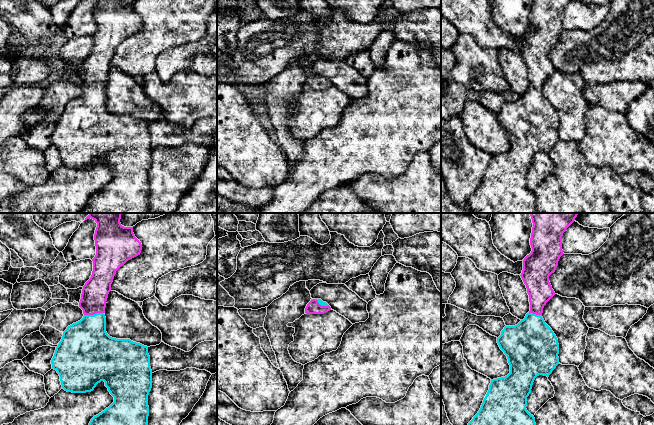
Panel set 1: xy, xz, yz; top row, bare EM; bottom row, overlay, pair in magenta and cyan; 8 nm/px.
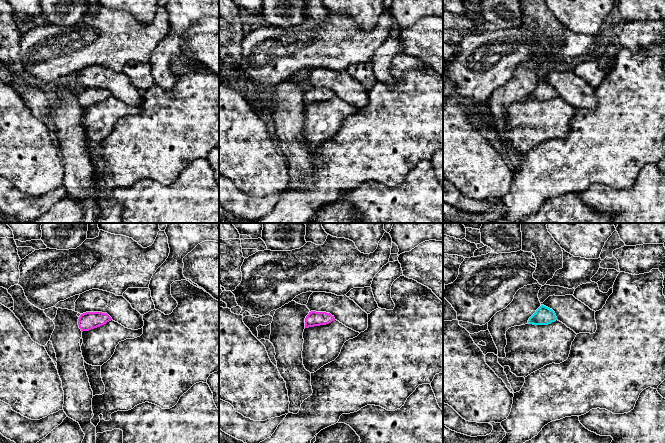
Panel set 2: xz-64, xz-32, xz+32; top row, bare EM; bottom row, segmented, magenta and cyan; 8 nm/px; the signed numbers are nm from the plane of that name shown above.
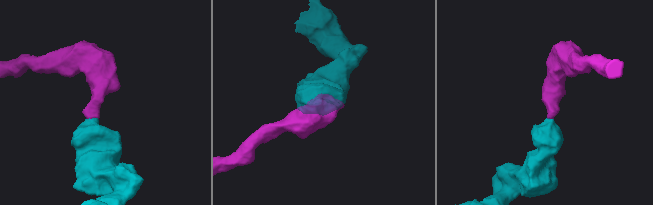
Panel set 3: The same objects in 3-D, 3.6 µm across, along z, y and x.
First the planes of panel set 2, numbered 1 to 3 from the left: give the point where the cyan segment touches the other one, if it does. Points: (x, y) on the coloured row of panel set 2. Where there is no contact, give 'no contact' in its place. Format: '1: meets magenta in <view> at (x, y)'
1: no contact
2: no contact
3: no contact

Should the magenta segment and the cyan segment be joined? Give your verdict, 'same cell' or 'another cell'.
same cell

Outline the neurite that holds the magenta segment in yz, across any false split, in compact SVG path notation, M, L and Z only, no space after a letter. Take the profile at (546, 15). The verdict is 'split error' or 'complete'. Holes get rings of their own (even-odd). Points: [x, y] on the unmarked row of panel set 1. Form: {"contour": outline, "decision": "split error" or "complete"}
{"contour": "M533 0L530 14L532 27L523 36L521 54L526 61L529 71L530 87L525 94L515 102L505 102L497 114L500 125L507 132L510 149L501 154L491 156L489 166L483 176L480 186L468 199L468 206L473 213L539 213L537 210L535 194L527 185L527 173L531 169L535 154L539 151L549 153L559 140L558 115L552 105L545 99L542 89L546 79L555 71L549 58L549 52L555 48L562 26L562 12L571 0Z", "decision": "split error"}

